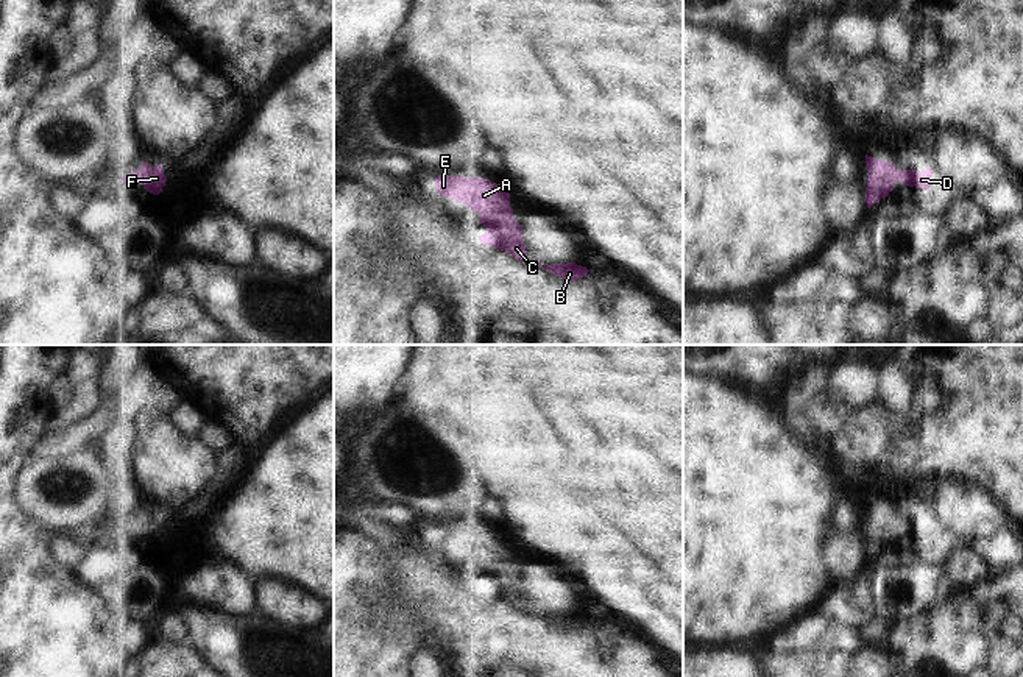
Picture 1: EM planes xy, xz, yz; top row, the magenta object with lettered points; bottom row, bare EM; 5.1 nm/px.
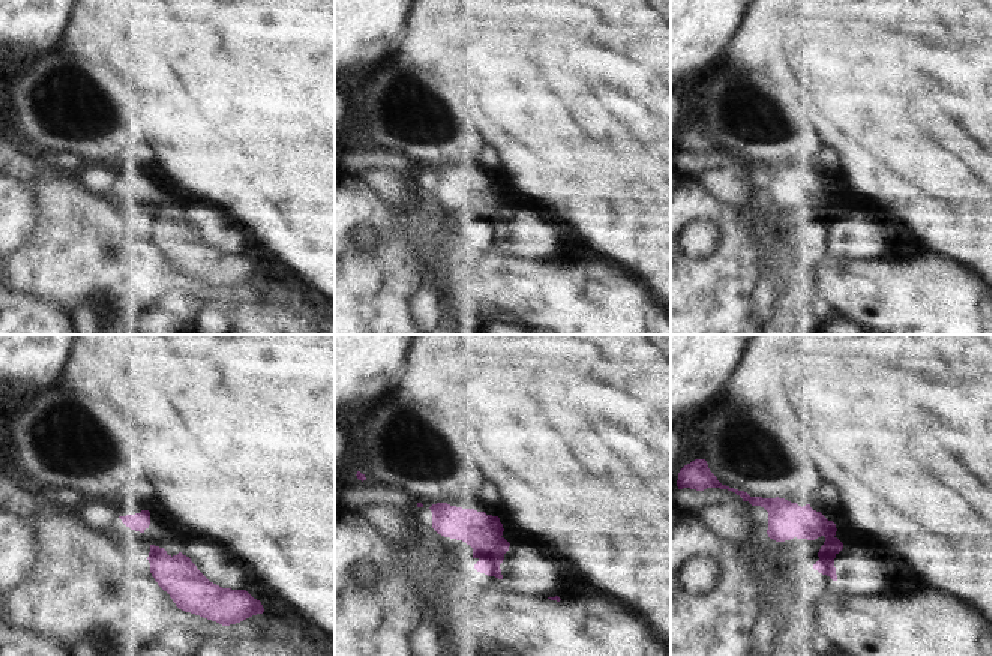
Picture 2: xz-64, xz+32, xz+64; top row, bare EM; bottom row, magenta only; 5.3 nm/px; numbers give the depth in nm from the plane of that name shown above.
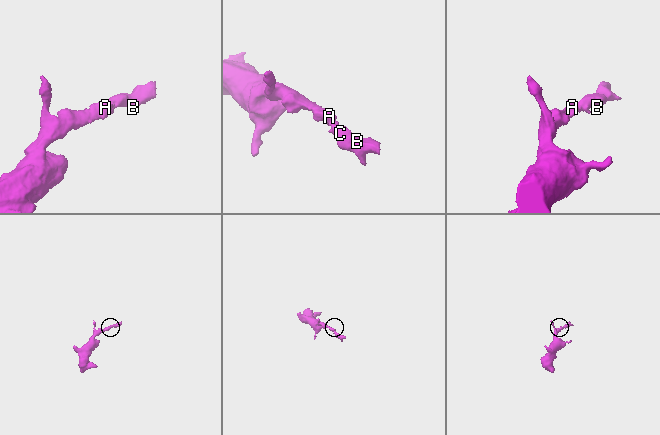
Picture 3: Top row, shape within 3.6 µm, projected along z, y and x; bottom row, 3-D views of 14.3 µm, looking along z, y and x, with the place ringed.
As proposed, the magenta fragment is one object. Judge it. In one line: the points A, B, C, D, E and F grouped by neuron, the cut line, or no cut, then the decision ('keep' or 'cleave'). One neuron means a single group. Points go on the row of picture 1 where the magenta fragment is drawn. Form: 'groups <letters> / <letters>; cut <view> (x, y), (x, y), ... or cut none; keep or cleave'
groups A B C D E F; cut none; keep

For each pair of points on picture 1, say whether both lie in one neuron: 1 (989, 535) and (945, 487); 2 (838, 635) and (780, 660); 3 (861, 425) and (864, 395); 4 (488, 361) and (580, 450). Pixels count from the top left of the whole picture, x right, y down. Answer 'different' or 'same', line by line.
1: same
2: different
3: different
4: same

